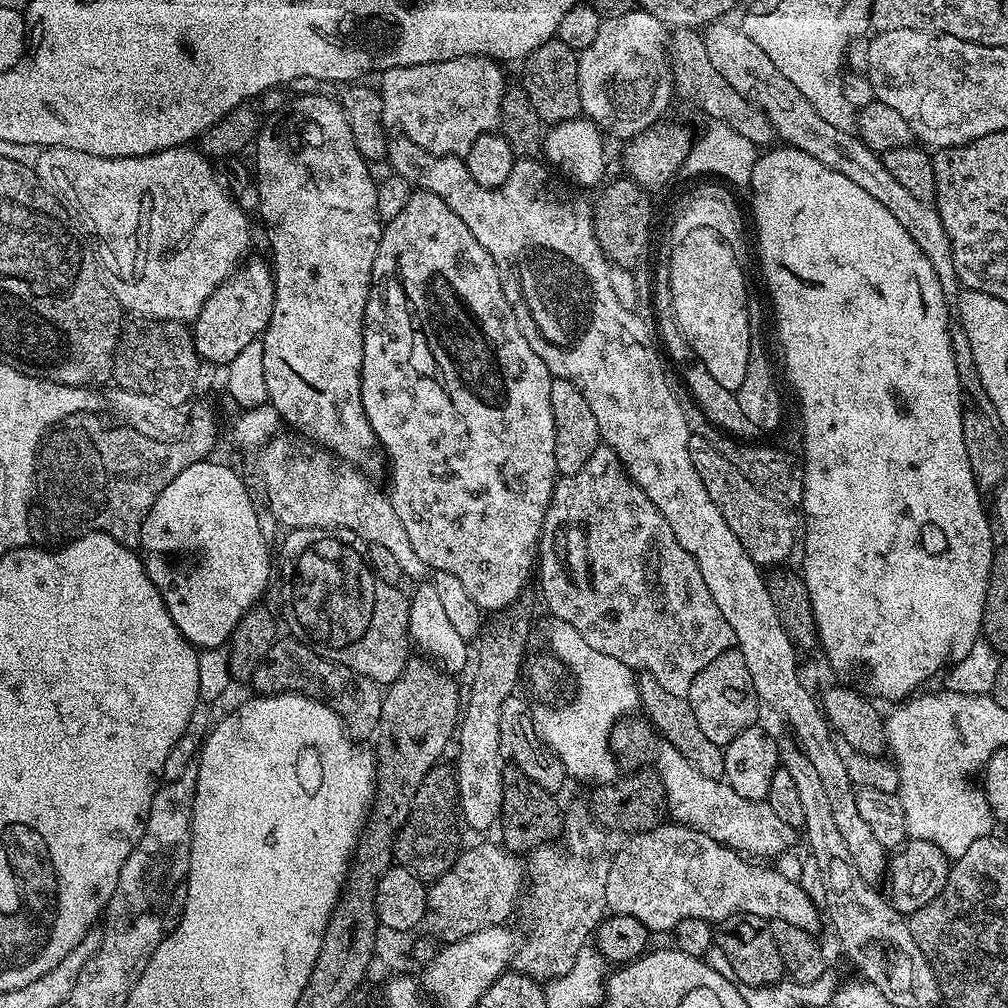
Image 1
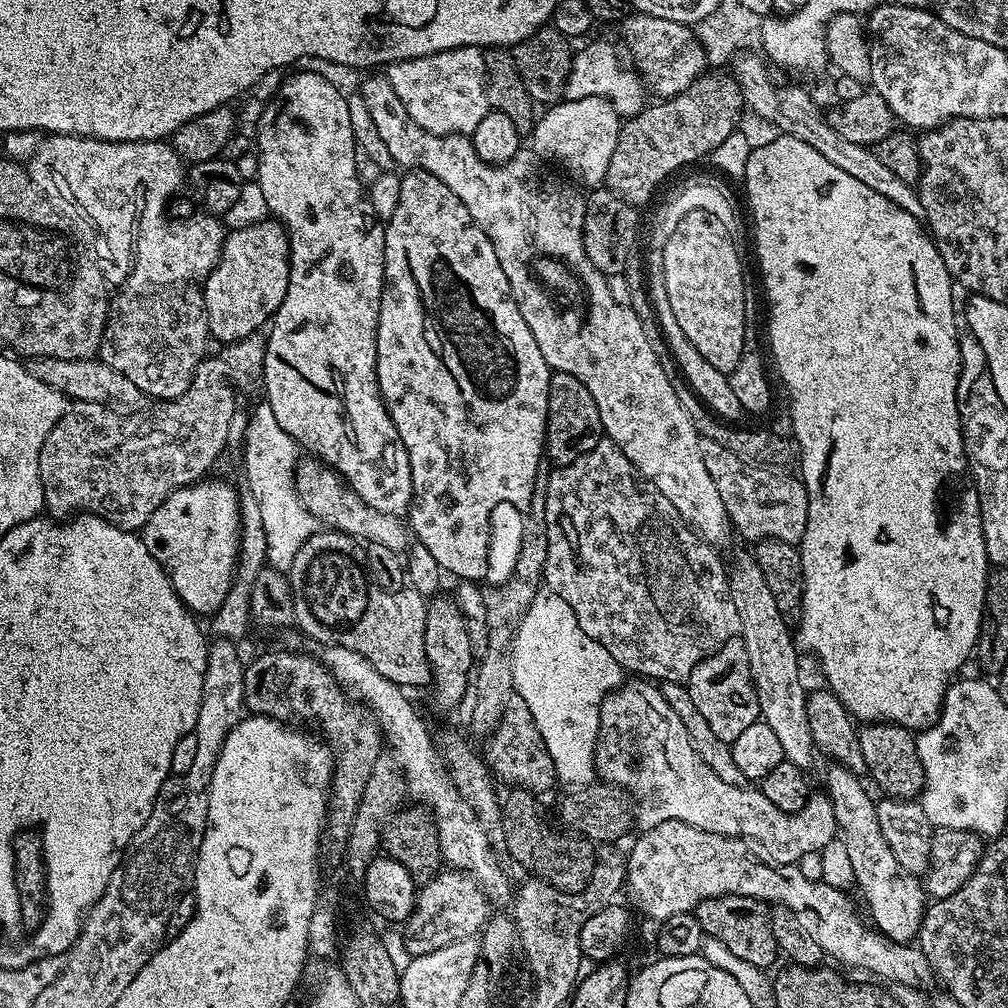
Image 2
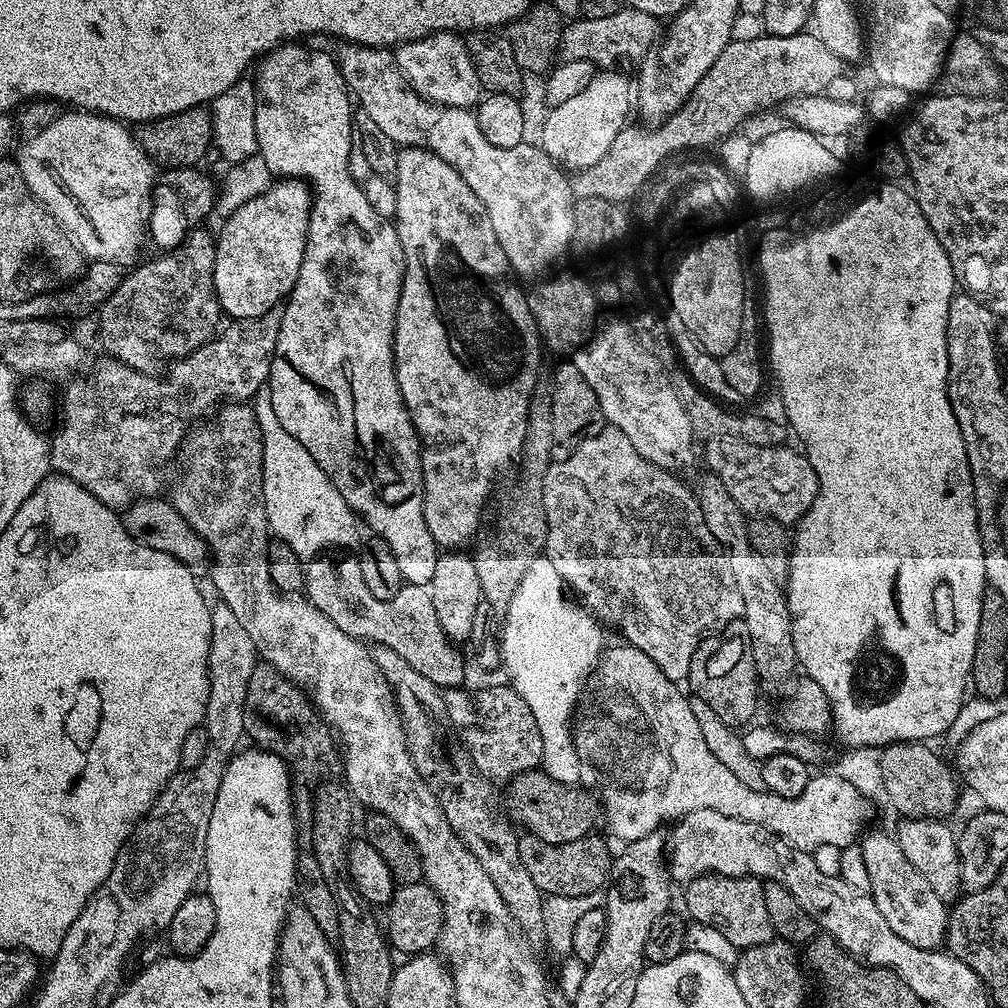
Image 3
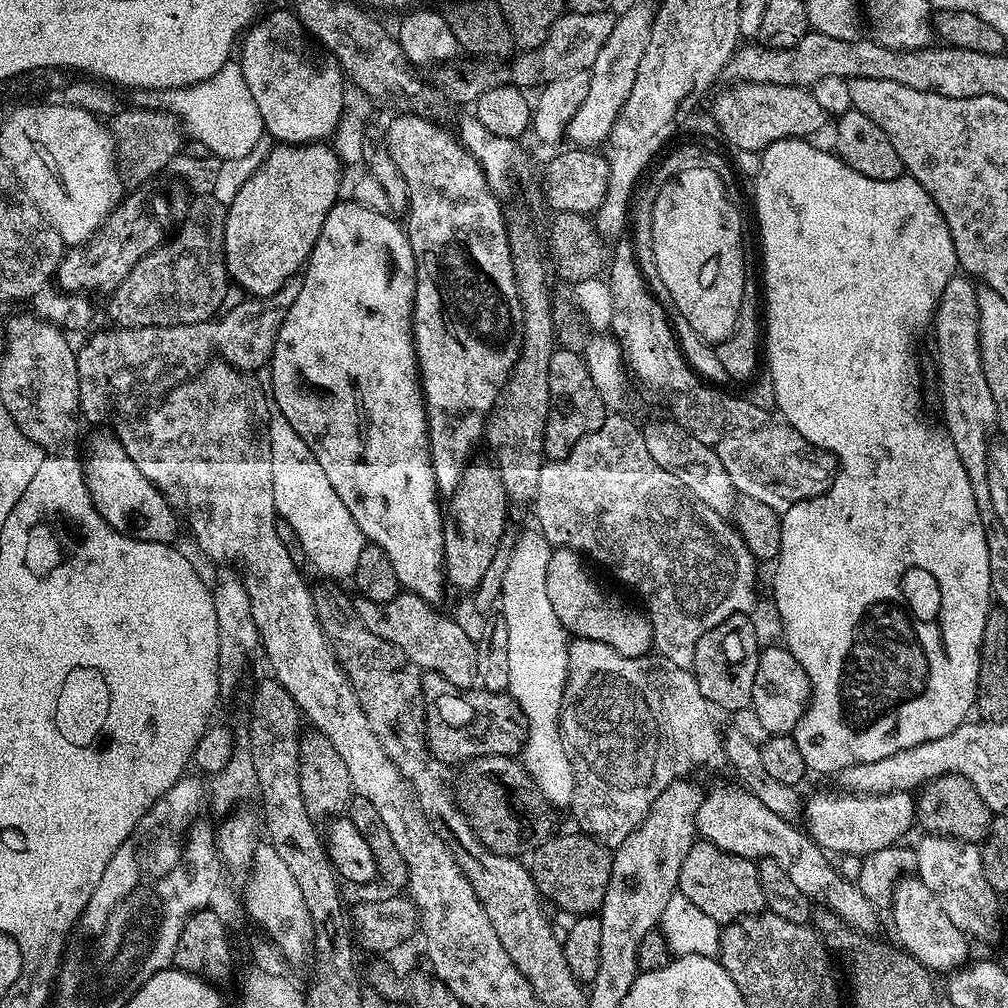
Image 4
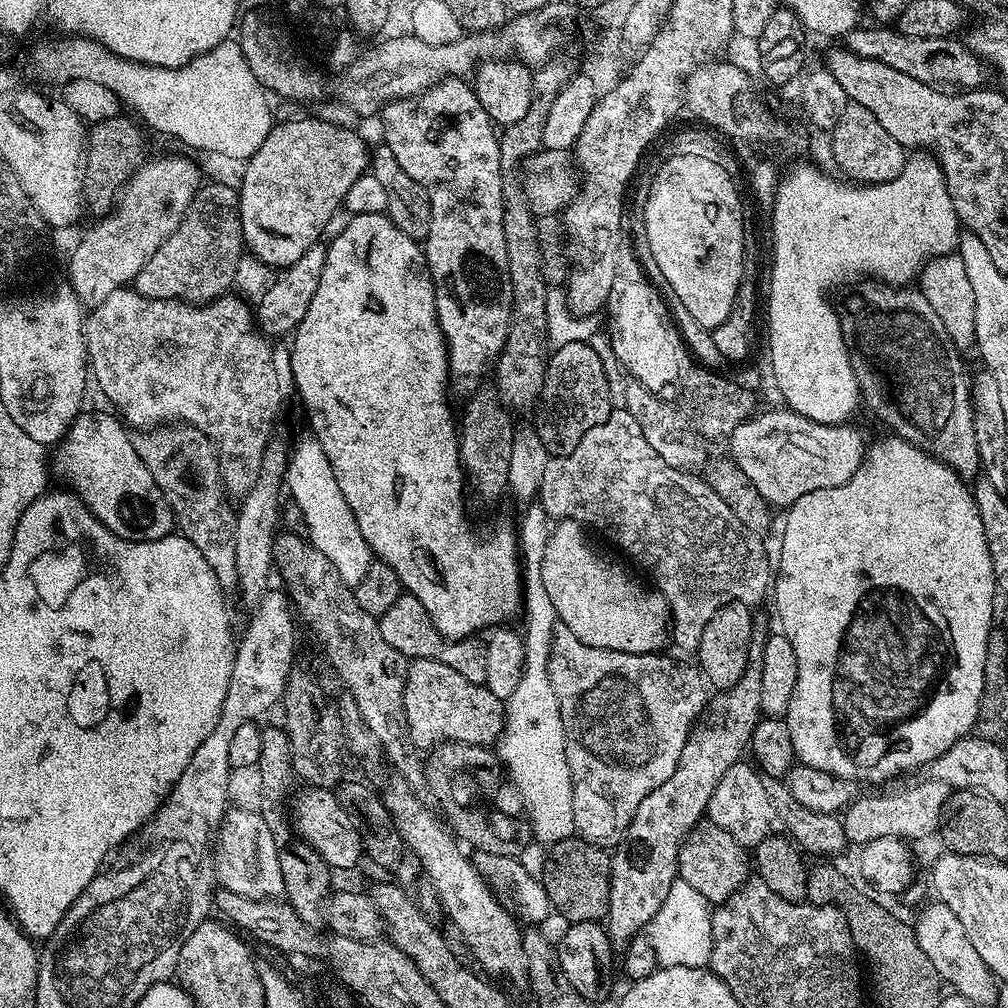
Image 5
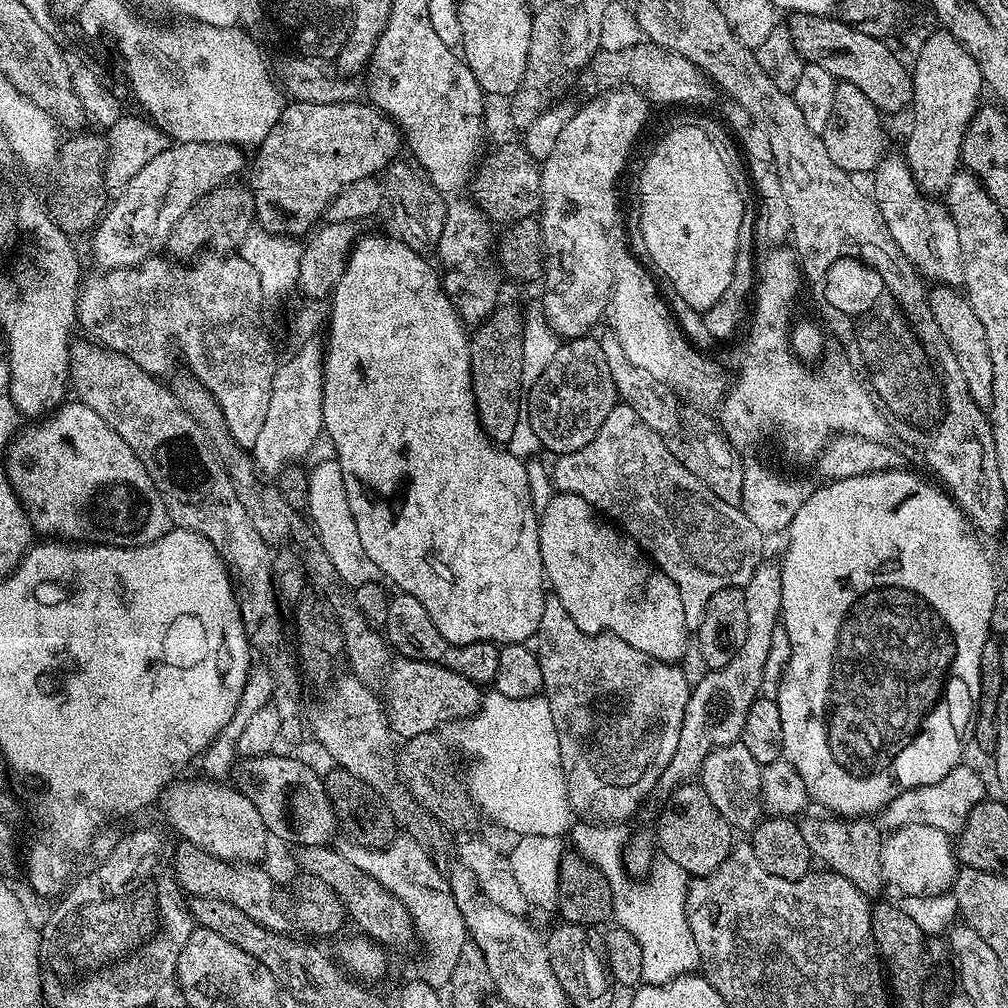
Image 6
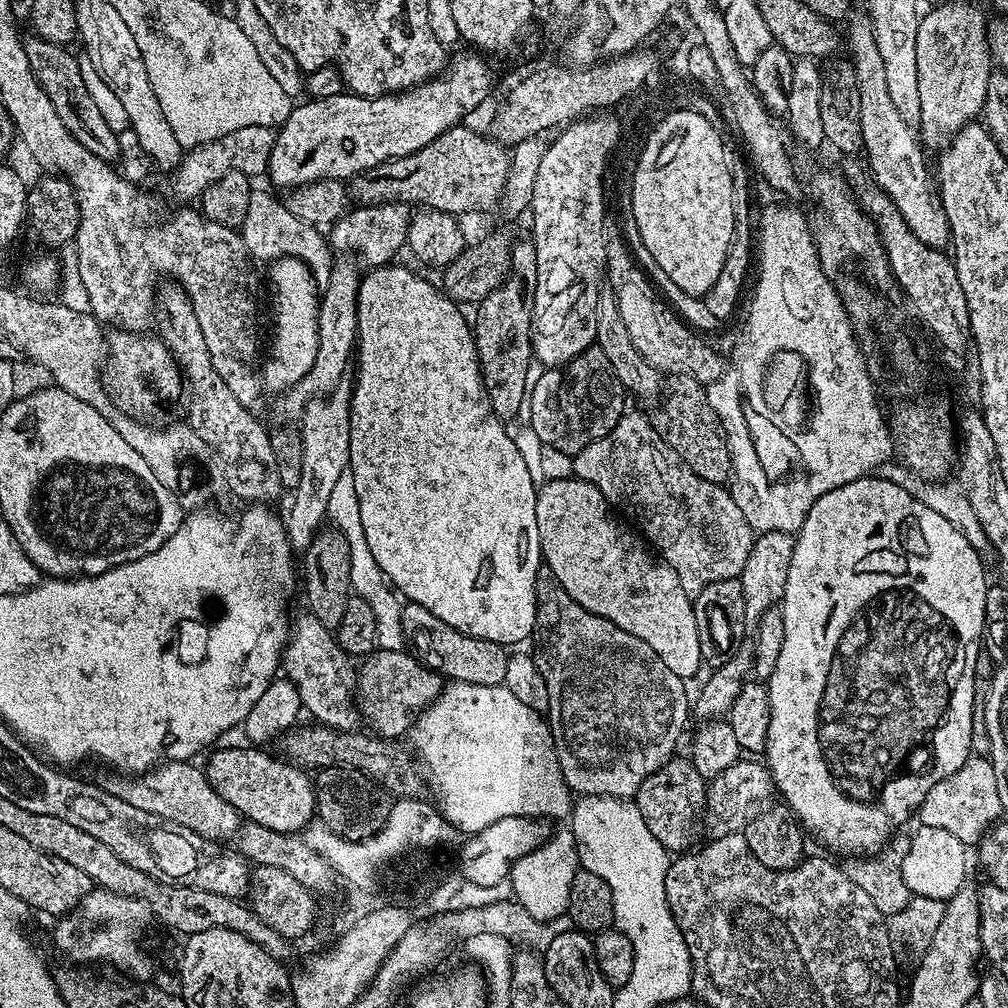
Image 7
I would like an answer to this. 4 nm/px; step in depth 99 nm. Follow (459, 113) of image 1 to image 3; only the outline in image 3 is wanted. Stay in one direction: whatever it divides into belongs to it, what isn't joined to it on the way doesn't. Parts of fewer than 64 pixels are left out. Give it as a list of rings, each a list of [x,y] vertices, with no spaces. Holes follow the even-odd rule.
[[[435,32],[411,40],[399,45],[394,55],[396,65],[402,70],[406,82],[423,100],[447,108],[471,109],[480,103],[482,89],[478,82],[478,74],[474,70],[474,62],[468,53],[467,43],[457,33]]]

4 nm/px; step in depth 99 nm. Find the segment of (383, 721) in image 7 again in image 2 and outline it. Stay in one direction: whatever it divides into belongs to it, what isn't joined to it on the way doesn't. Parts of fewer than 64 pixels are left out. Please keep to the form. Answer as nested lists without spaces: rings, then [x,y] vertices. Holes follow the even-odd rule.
[[[513,695],[509,699],[503,720],[487,737],[486,743],[488,749],[482,752],[482,756],[497,781],[505,780],[513,784],[513,789],[533,794],[547,793],[557,783],[554,758],[550,758],[550,750],[546,750],[546,742],[542,742],[534,714],[530,714],[530,706],[526,706],[520,696]]]

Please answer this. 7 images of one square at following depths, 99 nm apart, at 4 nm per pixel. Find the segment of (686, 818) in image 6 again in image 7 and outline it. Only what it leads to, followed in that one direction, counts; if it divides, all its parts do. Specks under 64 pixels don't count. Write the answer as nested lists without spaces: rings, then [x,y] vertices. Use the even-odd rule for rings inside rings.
[[[673,758],[638,786],[634,801],[647,829],[658,842],[662,842],[664,849],[669,854],[683,854],[697,843],[696,824],[698,828],[698,821],[706,808],[706,777],[698,774],[691,759]]]

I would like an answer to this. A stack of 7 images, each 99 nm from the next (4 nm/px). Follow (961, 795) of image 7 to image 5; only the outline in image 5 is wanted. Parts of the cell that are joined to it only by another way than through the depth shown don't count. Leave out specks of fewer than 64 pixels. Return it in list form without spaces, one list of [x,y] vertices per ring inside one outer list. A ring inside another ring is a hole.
[[[924,778],[913,788],[904,788],[893,796],[868,796],[857,798],[848,805],[842,821],[847,839],[856,846],[873,842],[876,838],[899,837],[905,842],[920,840],[939,829],[942,817],[950,804],[950,788],[940,780]]]

